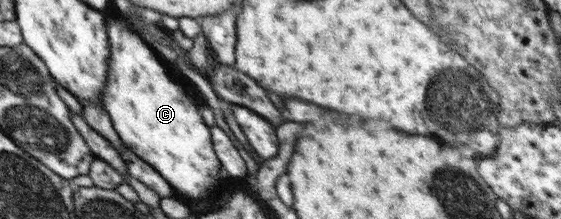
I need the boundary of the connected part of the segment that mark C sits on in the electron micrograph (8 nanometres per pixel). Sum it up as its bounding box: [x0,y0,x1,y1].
[102,18,229,200]

